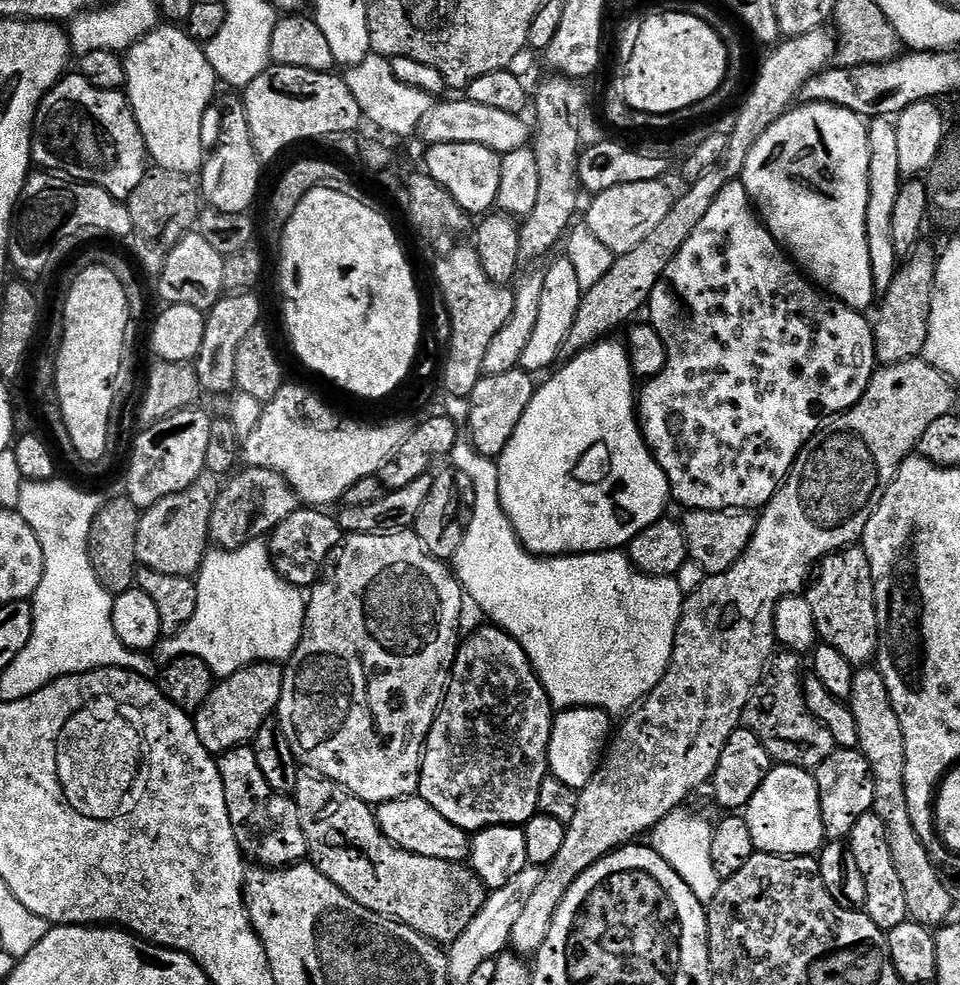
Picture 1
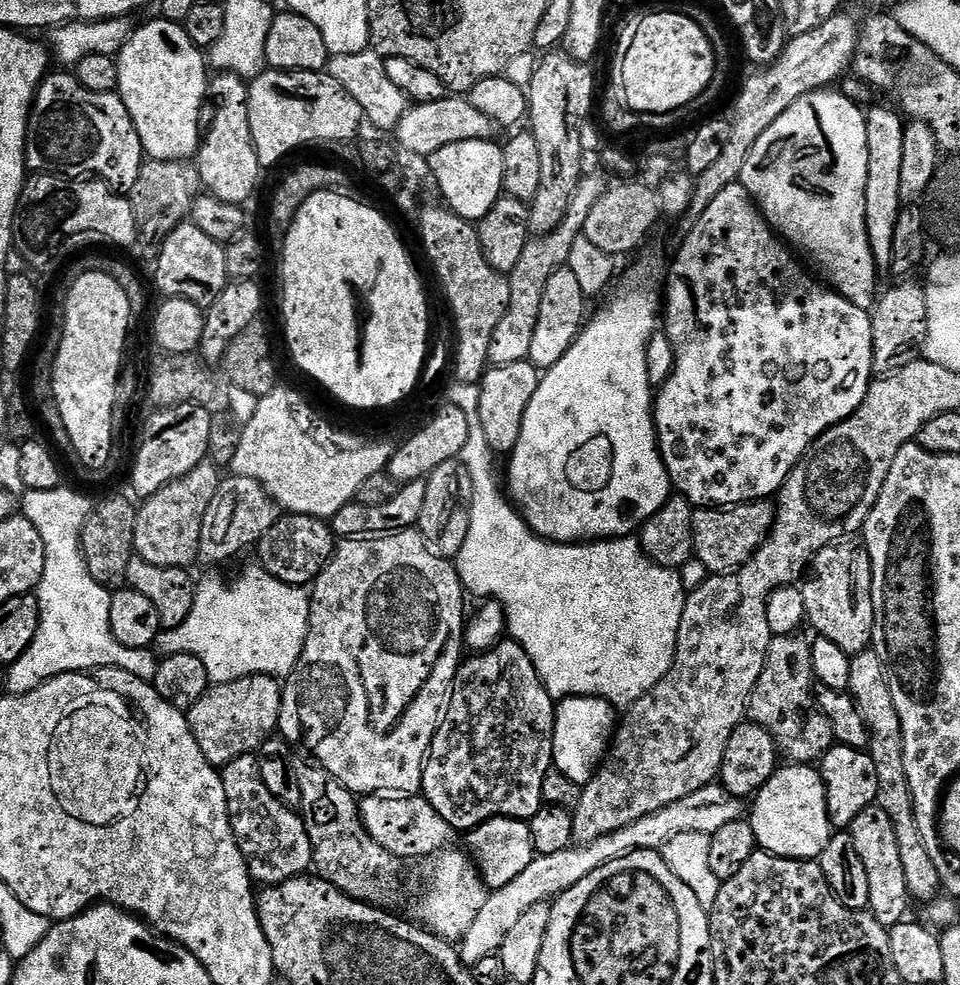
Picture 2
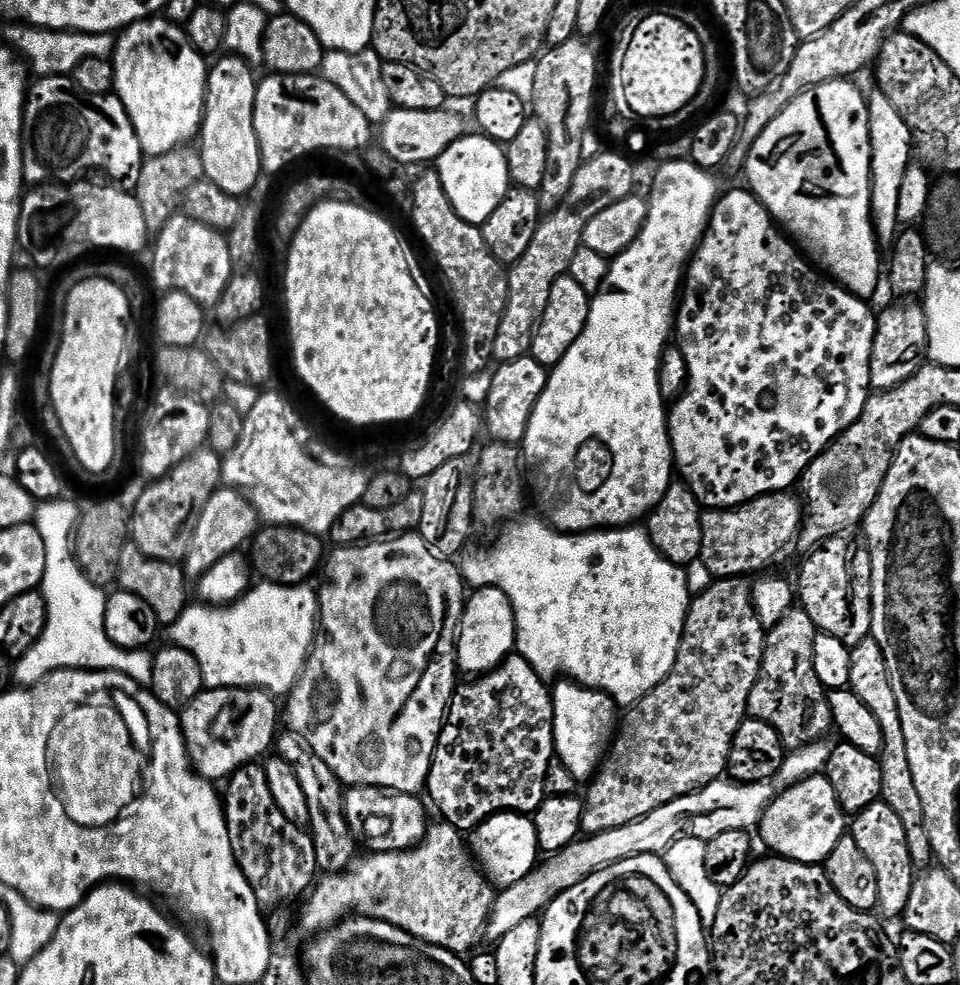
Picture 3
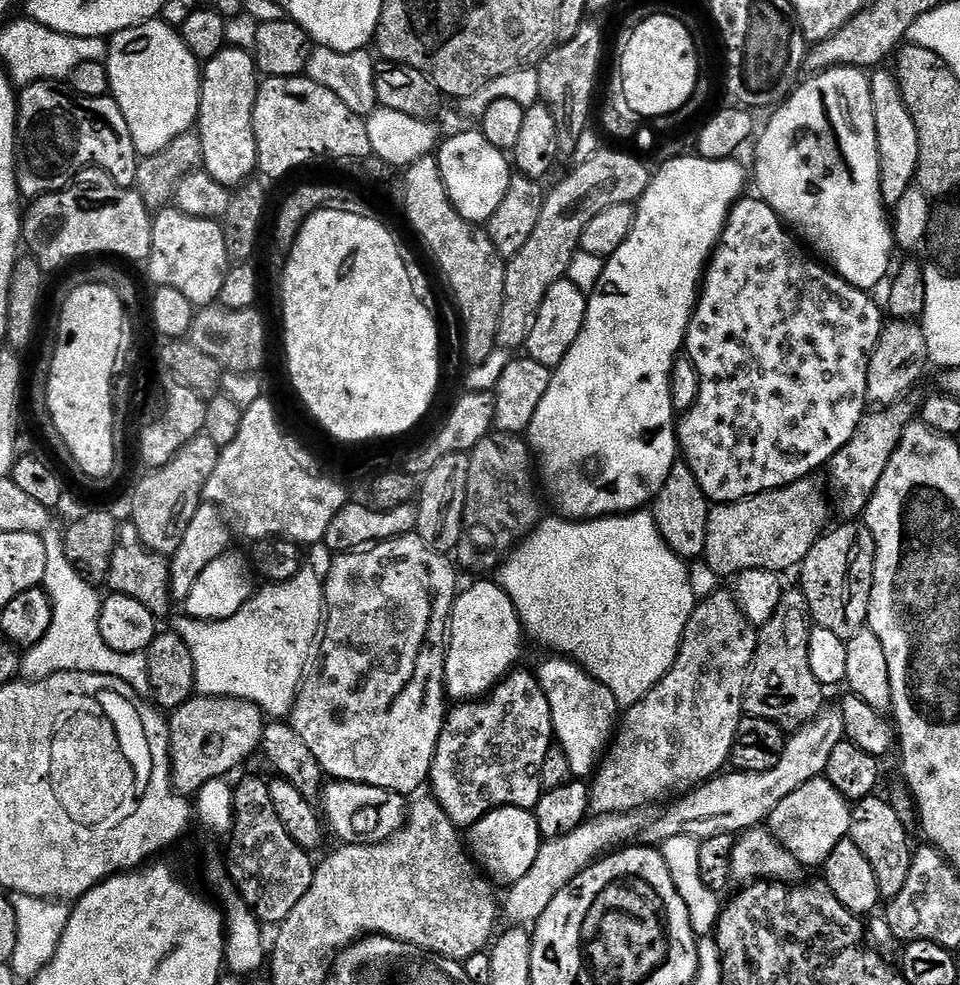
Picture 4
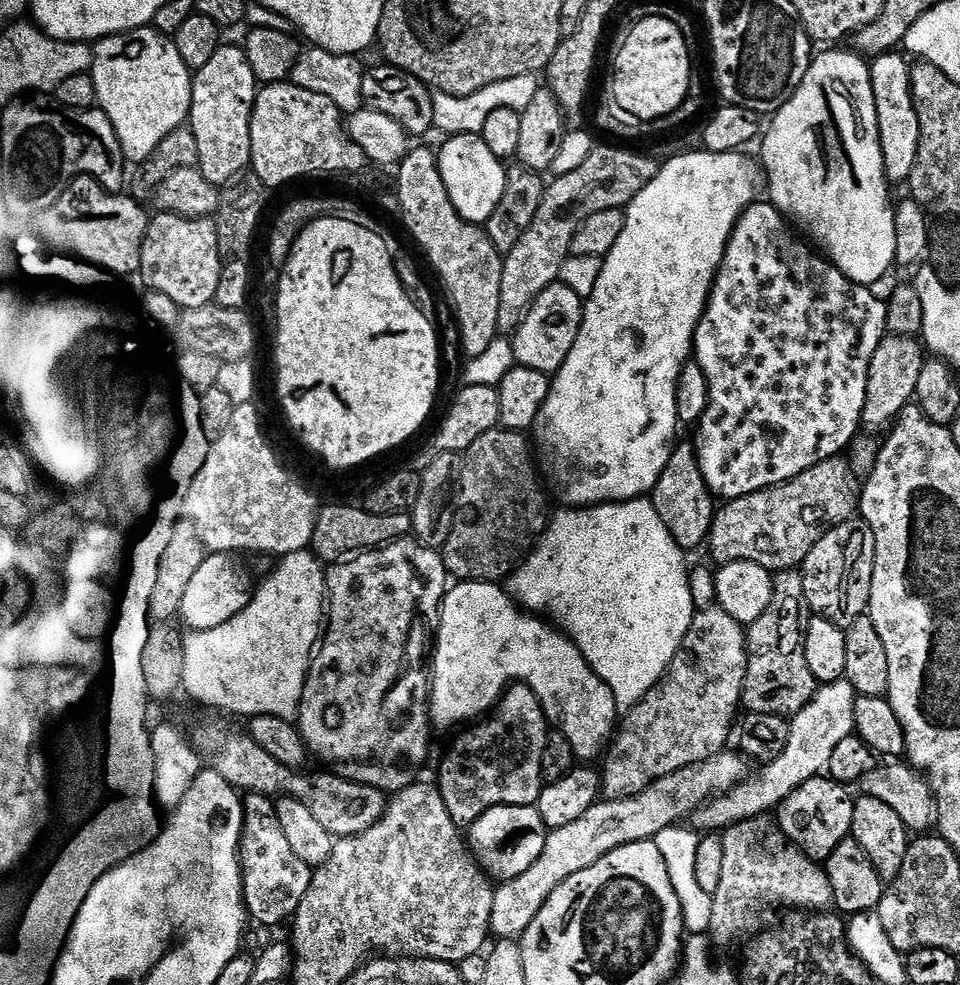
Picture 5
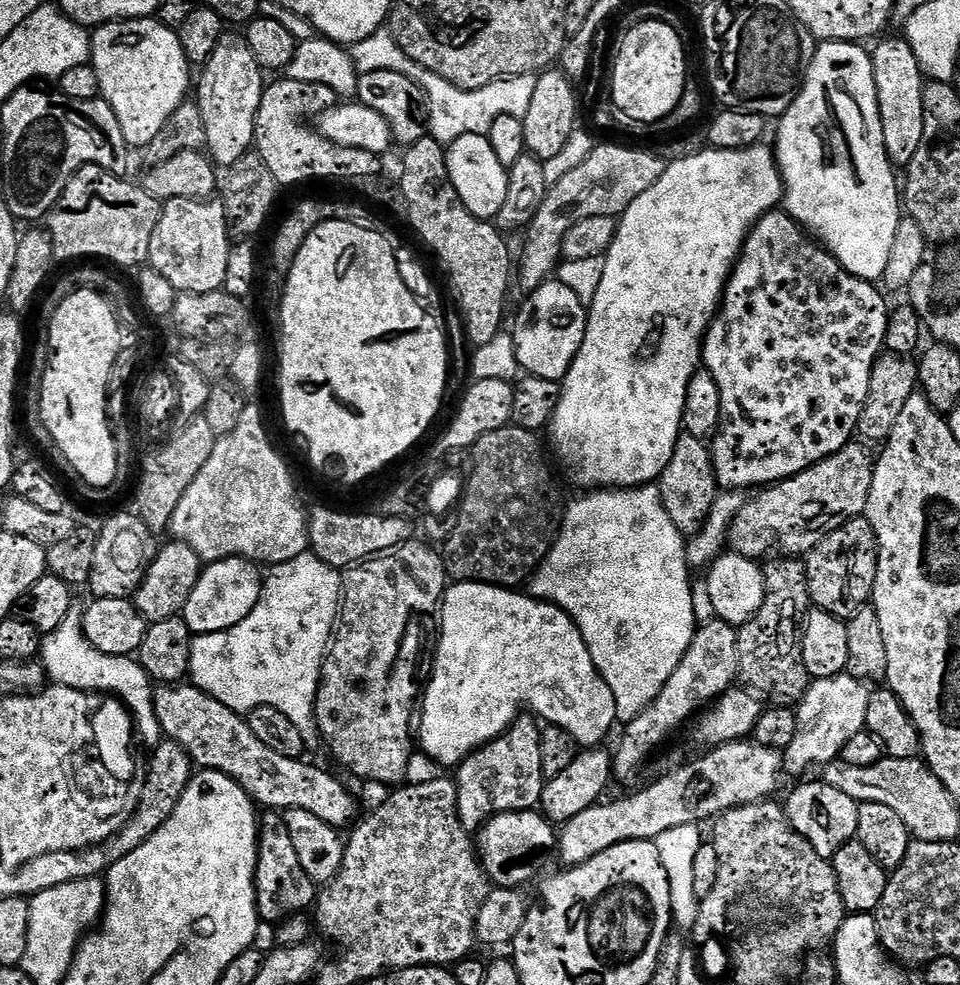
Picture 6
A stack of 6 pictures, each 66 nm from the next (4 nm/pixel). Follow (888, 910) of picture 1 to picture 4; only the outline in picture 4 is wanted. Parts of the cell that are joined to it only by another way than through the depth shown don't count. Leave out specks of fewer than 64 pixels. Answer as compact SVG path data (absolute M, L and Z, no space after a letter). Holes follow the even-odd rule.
M873 794L865 800L855 801L852 808L852 831L850 838L862 854L866 854L870 867L874 870L874 878L878 878L878 890L881 901L887 902L896 897L906 883L910 874L910 862L914 844L908 841L910 829L898 818L894 806L880 794Z

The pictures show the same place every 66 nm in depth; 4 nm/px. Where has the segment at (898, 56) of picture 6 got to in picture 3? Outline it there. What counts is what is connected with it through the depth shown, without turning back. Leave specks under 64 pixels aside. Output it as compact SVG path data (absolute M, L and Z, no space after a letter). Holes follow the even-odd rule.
M873 91L873 96L867 97L868 121L870 122L870 206L872 207L872 228L876 232L876 243L881 249L891 249L897 236L902 231L902 225L898 218L898 198L902 190L902 177L906 175L908 167L914 163L914 141L910 126L906 126L906 118L898 114L894 102L886 98L882 91Z

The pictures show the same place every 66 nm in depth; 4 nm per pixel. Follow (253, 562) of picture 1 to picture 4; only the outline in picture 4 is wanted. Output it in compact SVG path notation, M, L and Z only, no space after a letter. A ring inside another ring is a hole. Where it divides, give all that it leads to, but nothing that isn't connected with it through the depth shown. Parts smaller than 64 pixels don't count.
M304 566L297 576L285 580L283 584L269 583L264 587L268 588L261 587L232 617L225 620L184 618L178 625L178 631L186 646L190 646L190 654L194 658L194 678L199 695L242 698L258 705L265 717L288 718L306 676L304 667L308 664L308 655L315 644L317 647L322 632L322 621L326 616L324 582L321 573Z

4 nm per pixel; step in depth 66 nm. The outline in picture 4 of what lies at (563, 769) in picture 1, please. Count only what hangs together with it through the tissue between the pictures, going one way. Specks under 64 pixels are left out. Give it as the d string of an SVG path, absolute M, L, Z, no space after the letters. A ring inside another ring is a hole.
M552 658L534 675L550 702L552 731L557 745L570 762L573 777L588 778L599 769L618 727L618 705L614 694L571 658Z

